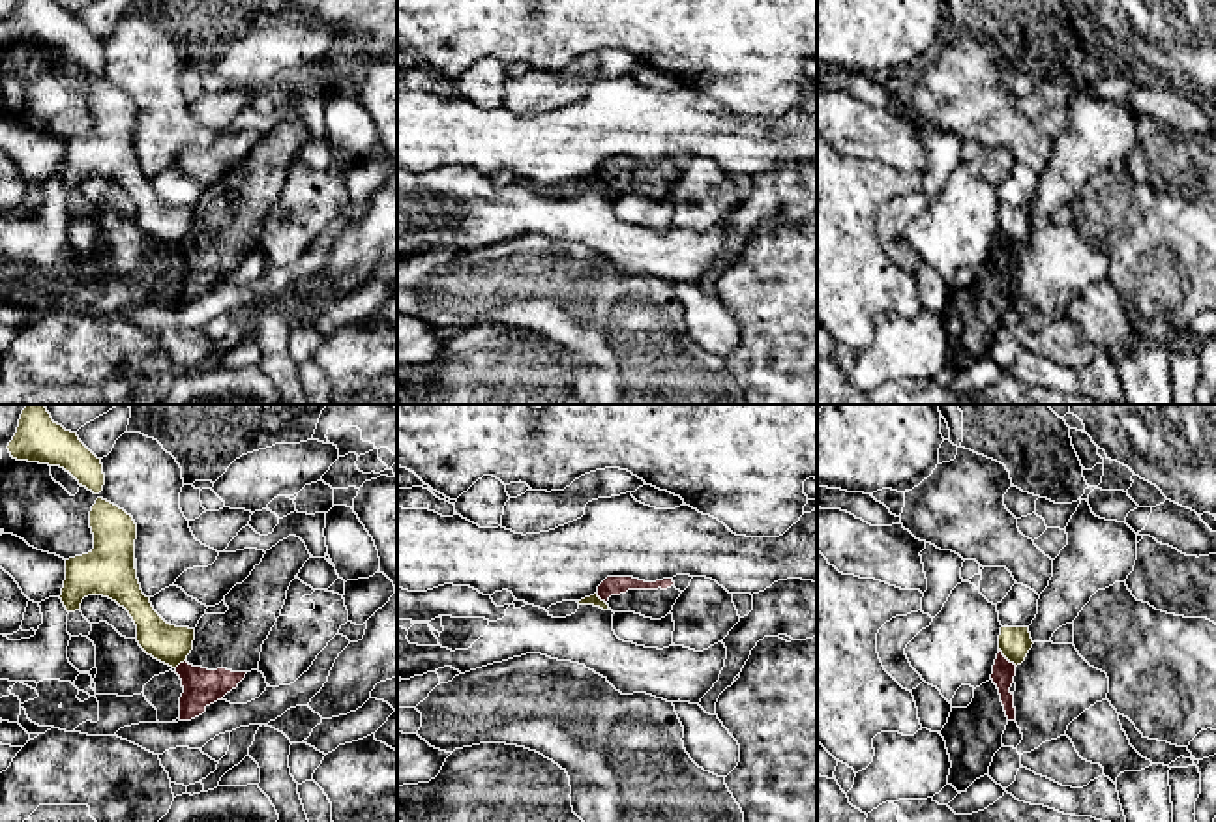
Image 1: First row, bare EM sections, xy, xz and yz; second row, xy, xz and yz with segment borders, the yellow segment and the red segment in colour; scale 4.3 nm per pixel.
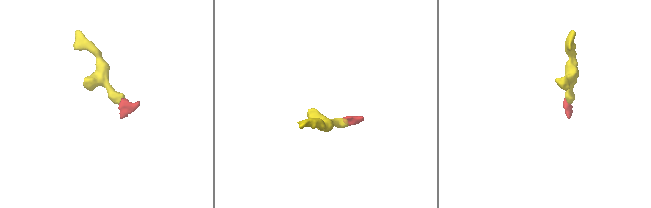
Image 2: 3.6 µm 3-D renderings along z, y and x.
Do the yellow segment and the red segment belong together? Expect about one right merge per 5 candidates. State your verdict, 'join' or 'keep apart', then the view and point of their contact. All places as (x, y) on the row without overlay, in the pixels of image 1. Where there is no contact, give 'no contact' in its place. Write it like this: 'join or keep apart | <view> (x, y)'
keep apart | yz (1007, 238)

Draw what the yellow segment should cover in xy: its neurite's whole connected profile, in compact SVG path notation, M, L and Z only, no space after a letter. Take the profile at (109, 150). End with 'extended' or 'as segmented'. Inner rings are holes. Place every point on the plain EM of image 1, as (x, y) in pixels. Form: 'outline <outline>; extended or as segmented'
outline M97 79L90 92L94 129L66 140L62 183L81 191L88 176L103 176L124 187L137 206L139 227L176 249L193 230L195 210L167 204L141 170L135 150L137 105L118 86Z; as segmented

